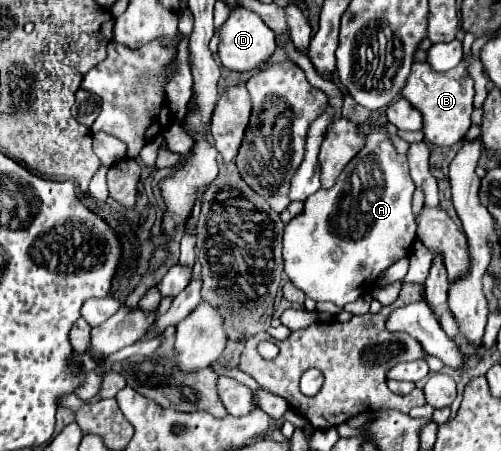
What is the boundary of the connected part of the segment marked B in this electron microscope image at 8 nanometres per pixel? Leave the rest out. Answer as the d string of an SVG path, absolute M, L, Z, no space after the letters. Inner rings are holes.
M462 60L456 68L448 72L436 72L426 62L414 62L402 96L422 112L424 138L434 146L452 146L460 142L468 132L474 98L474 80L468 72L466 60Z

